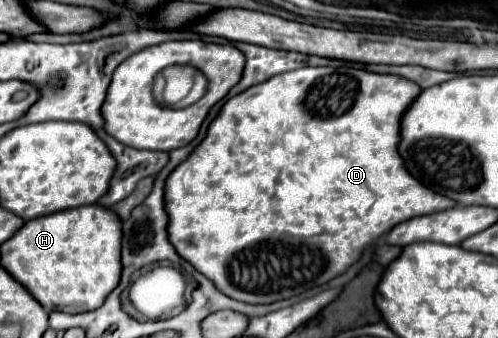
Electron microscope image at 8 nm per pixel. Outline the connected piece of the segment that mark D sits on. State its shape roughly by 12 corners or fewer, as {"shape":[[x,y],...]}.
{"shape":[[303,67],[167,179],[175,251],[275,303],[457,203],[407,173],[423,89]]}

